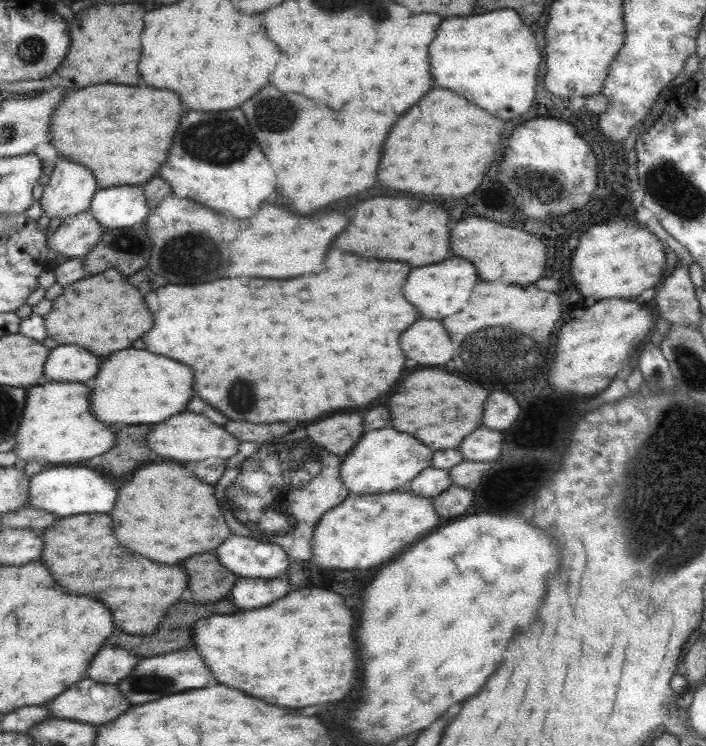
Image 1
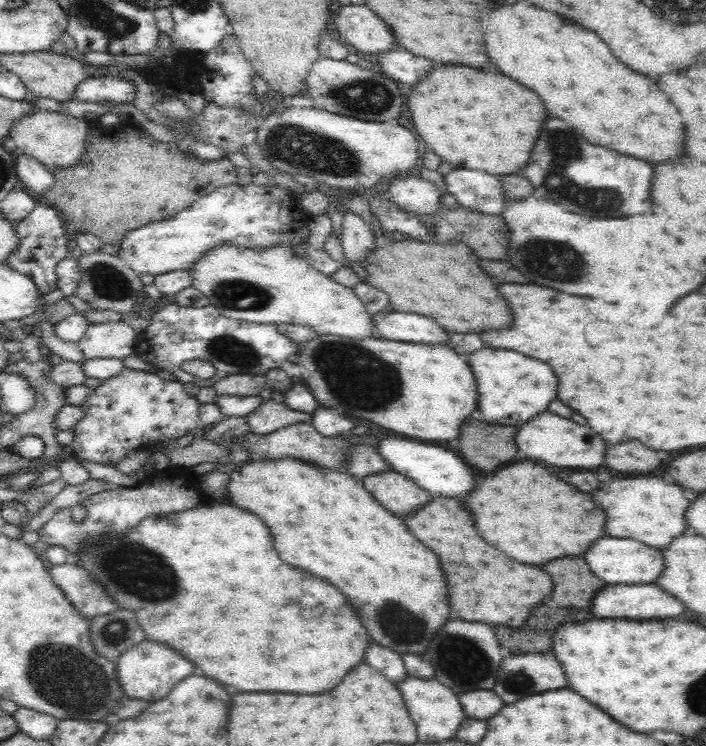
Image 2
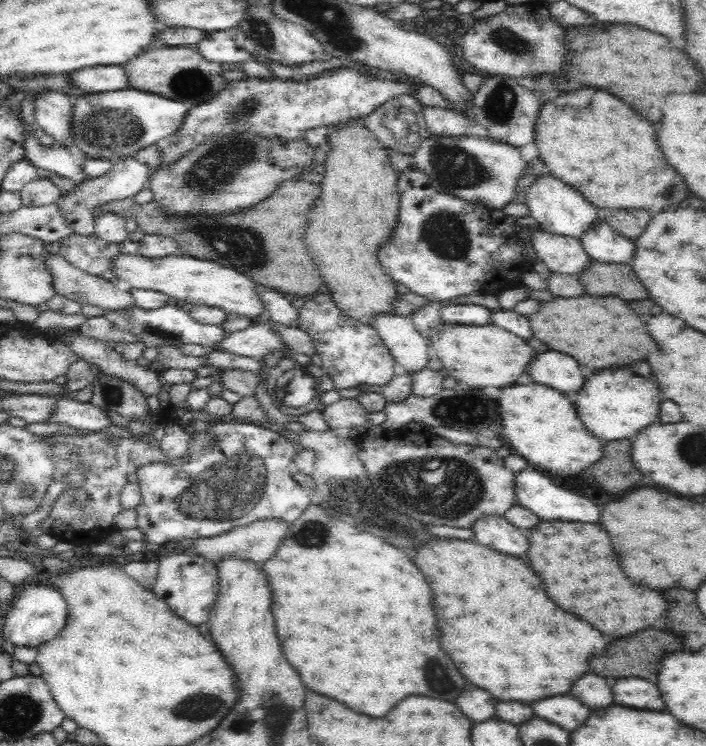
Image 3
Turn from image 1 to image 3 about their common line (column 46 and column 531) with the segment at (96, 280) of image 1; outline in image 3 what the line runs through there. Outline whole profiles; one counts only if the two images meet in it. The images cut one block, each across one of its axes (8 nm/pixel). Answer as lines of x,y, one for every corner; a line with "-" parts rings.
582,294
572,298
554,297
548,301
538,302
536,312
527,315
530,321
532,337
546,345
550,350
558,350
570,354
578,365
590,366
590,370
604,370
610,366
624,366
636,360
642,360
648,352
656,352
654,340
644,332
644,322
632,312
625,300
616,296
588,296

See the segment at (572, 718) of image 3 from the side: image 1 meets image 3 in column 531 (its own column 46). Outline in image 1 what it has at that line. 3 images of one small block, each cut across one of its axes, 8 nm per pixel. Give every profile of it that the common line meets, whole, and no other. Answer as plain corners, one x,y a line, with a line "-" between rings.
81,680
44,704
50,716
88,725
107,724
129,708
115,685

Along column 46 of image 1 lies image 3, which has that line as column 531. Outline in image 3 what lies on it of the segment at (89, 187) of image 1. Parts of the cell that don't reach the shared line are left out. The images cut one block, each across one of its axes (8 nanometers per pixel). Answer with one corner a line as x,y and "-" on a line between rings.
548,172
536,176
524,194
524,205
528,208
528,215
534,218
542,229
560,236
571,236
578,239
582,236
582,232
590,228
592,222
600,217
601,210
586,201
582,193

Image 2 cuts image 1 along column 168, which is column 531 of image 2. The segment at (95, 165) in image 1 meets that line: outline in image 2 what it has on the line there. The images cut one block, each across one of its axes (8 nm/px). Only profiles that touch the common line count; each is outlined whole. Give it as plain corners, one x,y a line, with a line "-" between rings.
435,64
433,68
430,69
430,72
428,72
428,76
424,76
420,82
416,80
416,86
412,86
410,96
406,98
406,104
408,104
408,110
410,110
410,114
412,114
414,128
416,128
416,132
422,137
421,140
424,141
424,144
426,144
436,156
439,156
442,161
448,162
454,169
481,170
493,176
498,174
518,174
520,168
524,168
524,164
528,162
530,150
532,150
532,144
534,144
534,140
536,140
536,134
538,134
542,122
544,122
546,116
548,116
544,104
540,102
540,98
538,98
532,90
528,90
528,88
524,88
522,84
510,80
508,76
502,76
502,74
488,74
488,72
480,72
480,70
468,68
468,66
440,66
440,68
436,68

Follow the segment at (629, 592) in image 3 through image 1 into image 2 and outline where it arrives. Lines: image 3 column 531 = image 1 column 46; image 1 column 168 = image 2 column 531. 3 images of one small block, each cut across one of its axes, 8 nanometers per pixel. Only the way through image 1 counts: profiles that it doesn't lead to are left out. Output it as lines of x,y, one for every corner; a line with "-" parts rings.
433,496
427,504
400,518
408,531
438,556
440,568
446,572
450,608
458,612
462,620
520,627
528,618
528,612
552,590
548,574
542,568
518,564
500,550
488,546
476,534
470,512
458,498

